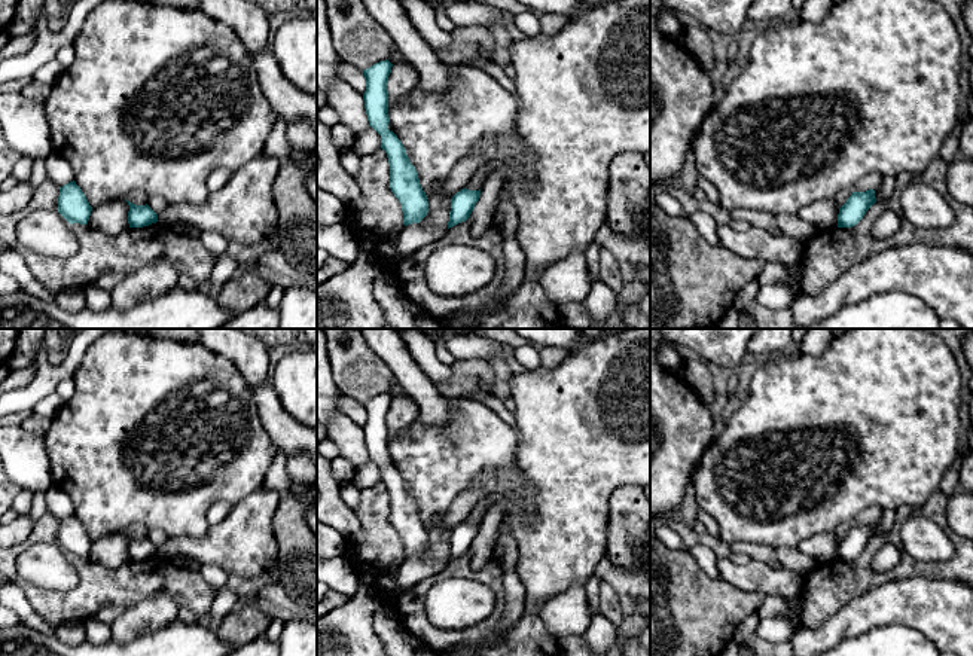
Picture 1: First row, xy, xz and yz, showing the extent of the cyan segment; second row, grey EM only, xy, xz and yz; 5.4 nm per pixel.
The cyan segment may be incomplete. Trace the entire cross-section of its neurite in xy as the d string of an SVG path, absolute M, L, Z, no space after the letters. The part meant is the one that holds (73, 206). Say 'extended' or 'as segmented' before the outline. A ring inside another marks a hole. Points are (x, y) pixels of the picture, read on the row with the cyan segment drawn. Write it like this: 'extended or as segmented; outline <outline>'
as segmented; outline M70 181L60 187L58 213L70 223L88 225L92 207L89 205L85 193Z

